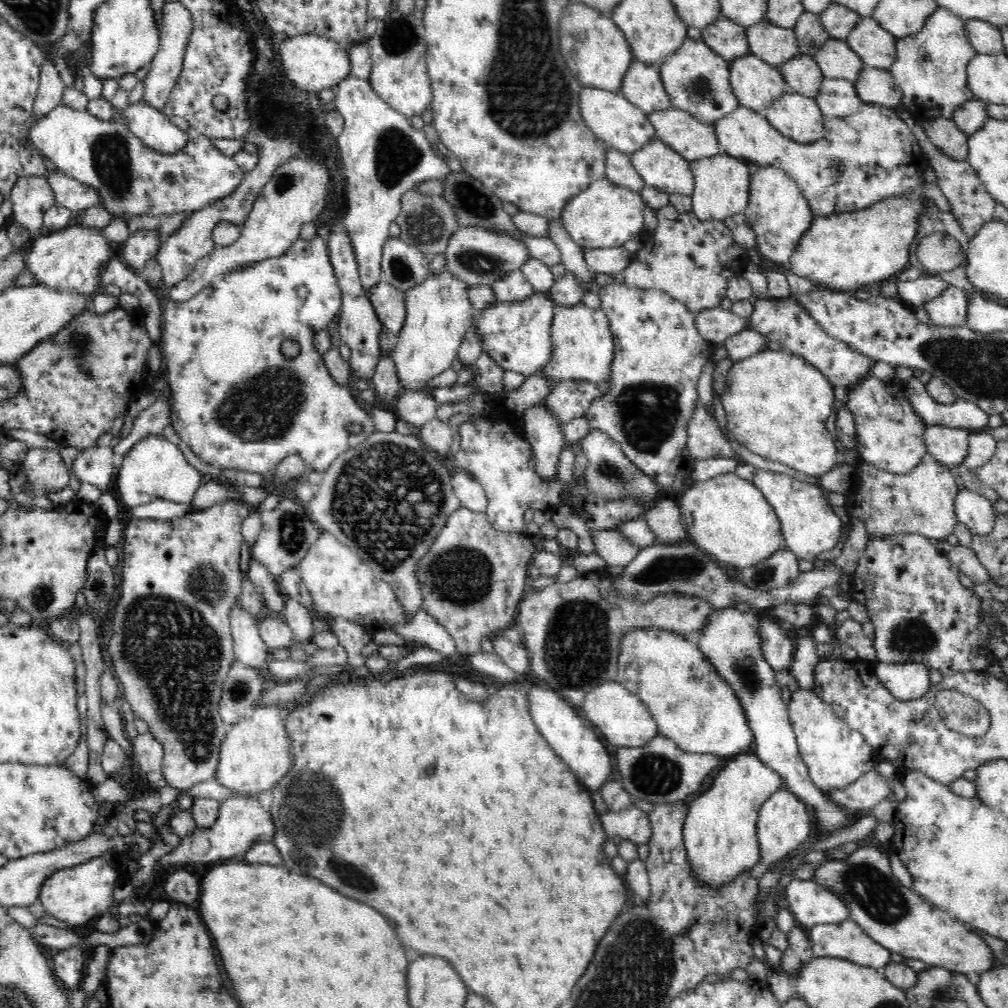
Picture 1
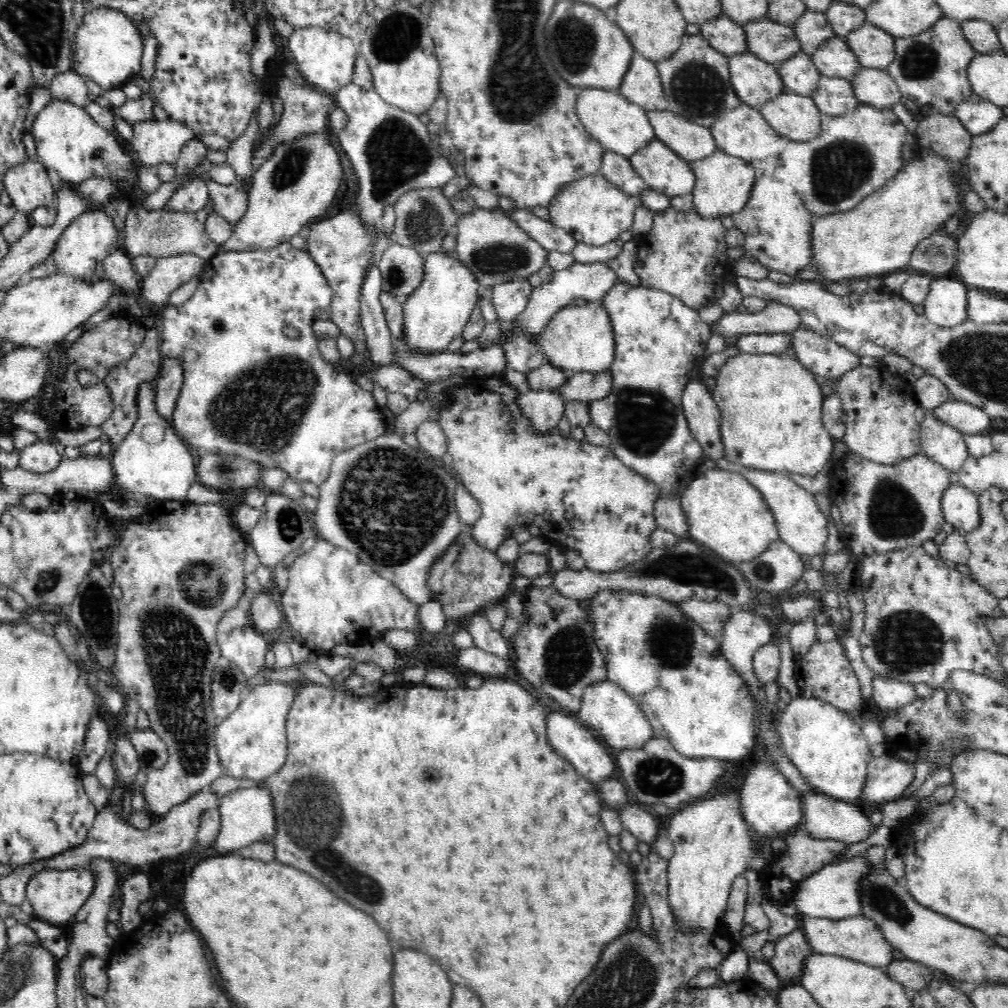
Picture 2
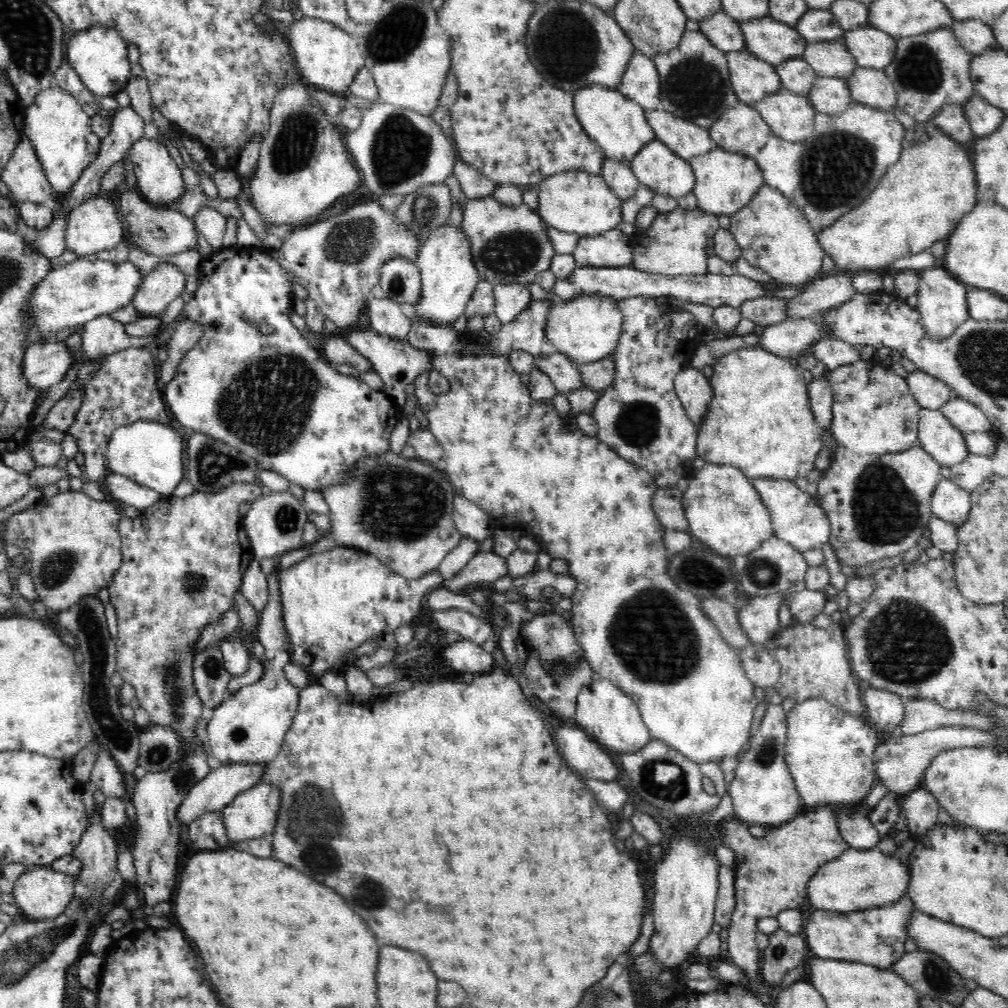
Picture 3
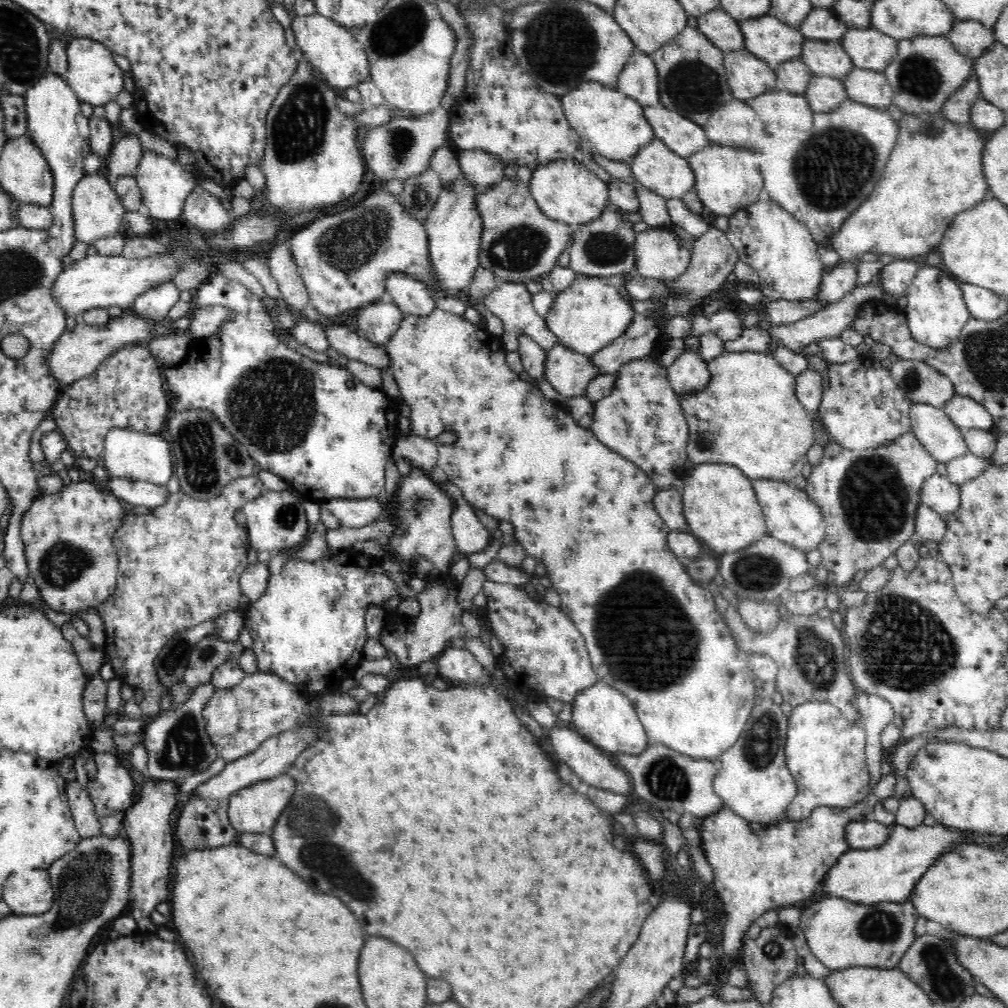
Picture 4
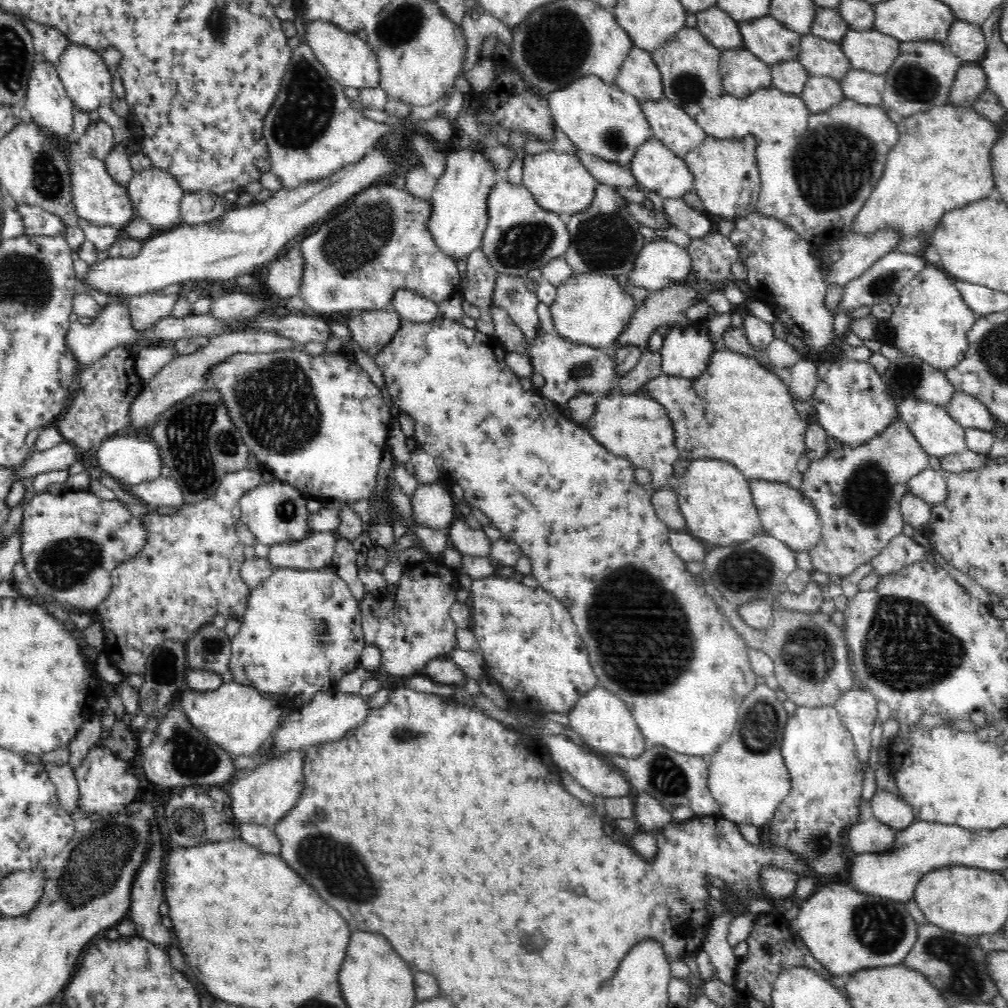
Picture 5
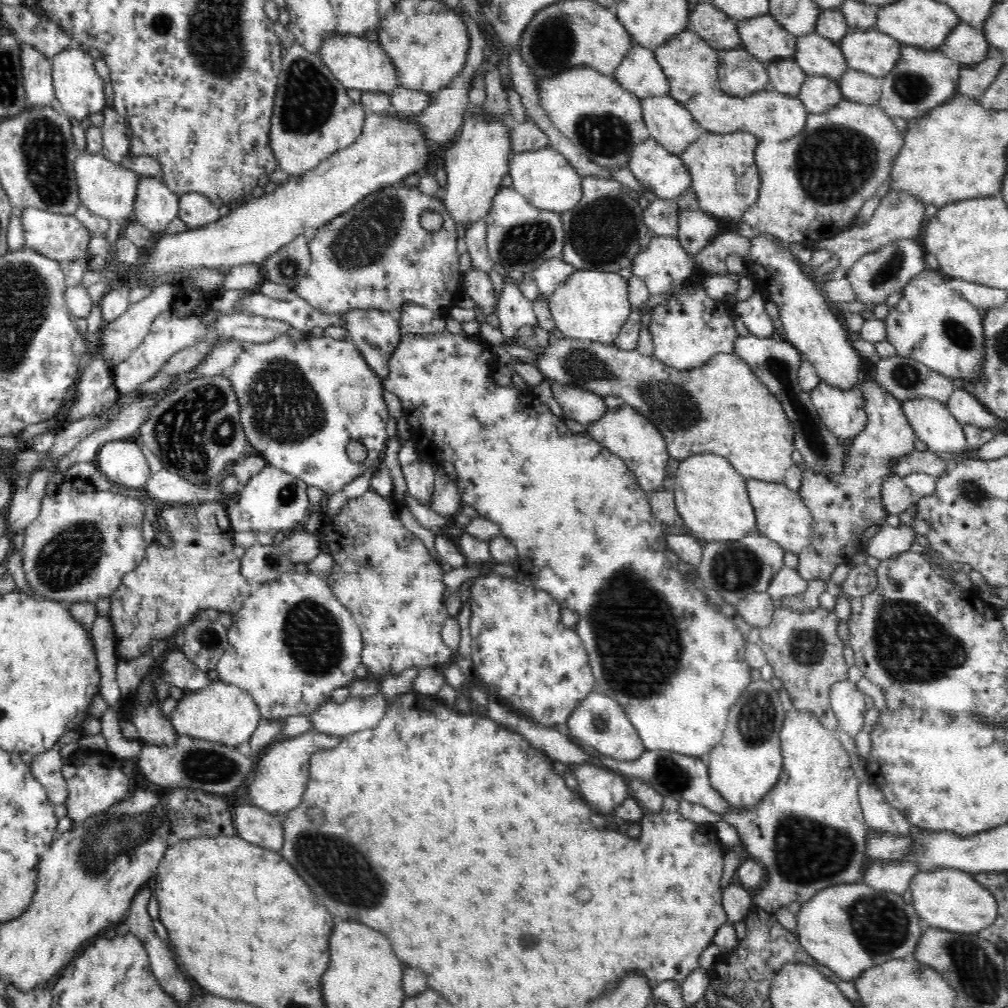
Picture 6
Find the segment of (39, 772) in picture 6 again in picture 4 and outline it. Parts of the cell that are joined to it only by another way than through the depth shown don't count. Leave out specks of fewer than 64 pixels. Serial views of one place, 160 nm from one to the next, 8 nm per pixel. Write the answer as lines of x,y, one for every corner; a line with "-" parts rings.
76,780
66,782
66,784
68,805
70,805
70,812
72,813
80,836
88,837
90,835
98,835
98,830
102,826
98,821
94,804
91,804
90,797
87,796
82,784
79,784

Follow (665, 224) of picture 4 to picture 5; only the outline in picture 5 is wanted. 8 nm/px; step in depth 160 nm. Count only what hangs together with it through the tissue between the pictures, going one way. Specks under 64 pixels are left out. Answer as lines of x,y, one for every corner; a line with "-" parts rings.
581,149
574,155
582,161
582,164
584,164
586,169
592,174
592,177
601,184
613,185
616,187
626,186
626,188
636,186
637,180
631,173
630,168
622,167
615,162
595,157

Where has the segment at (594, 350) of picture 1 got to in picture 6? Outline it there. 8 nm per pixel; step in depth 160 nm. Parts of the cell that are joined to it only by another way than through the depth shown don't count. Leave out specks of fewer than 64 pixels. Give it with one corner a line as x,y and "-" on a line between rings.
596,270
575,271
548,298
555,326
566,339
580,339
612,345
631,312
628,283
617,273

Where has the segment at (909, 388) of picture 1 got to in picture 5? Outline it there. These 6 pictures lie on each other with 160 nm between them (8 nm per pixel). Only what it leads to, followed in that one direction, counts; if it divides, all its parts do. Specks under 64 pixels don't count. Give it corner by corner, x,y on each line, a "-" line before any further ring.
955,391
946,403
946,412
964,428
984,429
992,431
996,426
994,417
979,400
973,396

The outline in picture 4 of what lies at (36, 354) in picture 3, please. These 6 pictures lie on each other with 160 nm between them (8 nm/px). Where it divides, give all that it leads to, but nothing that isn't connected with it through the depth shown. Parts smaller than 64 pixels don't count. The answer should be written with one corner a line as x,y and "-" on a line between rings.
126,311
121,317
109,317
106,323
92,326
84,322
76,325
71,331
61,334
50,354
48,363
53,370
53,376
64,386
71,385
82,378
88,378
106,357
112,356
118,349
132,344
145,345
148,340
154,338
150,329
155,323
156,321
150,321
136,316
131,311

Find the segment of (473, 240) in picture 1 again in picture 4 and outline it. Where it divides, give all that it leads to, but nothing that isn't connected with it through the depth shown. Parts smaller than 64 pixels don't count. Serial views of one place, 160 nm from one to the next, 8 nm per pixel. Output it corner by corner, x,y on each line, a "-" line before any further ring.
503,178
487,187
476,196
476,205
483,226
479,267
493,273
499,282
535,287
542,274
550,273
559,264
559,257
572,242
569,225
548,218
531,195
529,185
517,178

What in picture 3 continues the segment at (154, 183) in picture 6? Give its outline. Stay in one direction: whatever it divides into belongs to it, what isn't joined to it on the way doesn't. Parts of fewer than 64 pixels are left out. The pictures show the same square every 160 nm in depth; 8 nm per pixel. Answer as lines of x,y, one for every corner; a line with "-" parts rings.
142,137
134,141
128,153
137,180
136,186
142,188
139,192
144,192
144,196
152,204
160,204
160,206
172,206
172,204
176,204
176,200
184,194
187,186
182,179
180,168
170,157
170,152
166,148
166,145
158,140

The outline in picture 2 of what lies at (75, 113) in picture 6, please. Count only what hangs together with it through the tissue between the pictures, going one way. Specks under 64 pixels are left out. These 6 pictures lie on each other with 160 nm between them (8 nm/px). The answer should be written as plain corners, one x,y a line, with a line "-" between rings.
103,7
87,9
82,24
72,38
72,52
70,54
72,70
84,79
96,82
105,91
120,89
140,72
140,68
142,68
142,65
140,65
142,50
144,50
144,43
142,43
140,29
136,29
134,21
127,20
122,12

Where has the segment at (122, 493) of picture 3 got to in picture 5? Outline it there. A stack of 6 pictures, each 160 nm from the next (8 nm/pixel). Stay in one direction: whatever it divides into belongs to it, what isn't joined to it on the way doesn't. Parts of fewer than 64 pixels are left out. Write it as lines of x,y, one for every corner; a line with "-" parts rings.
158,476
156,480
140,485
129,485
129,491
142,503
158,506
178,507
182,502
179,484
170,476

